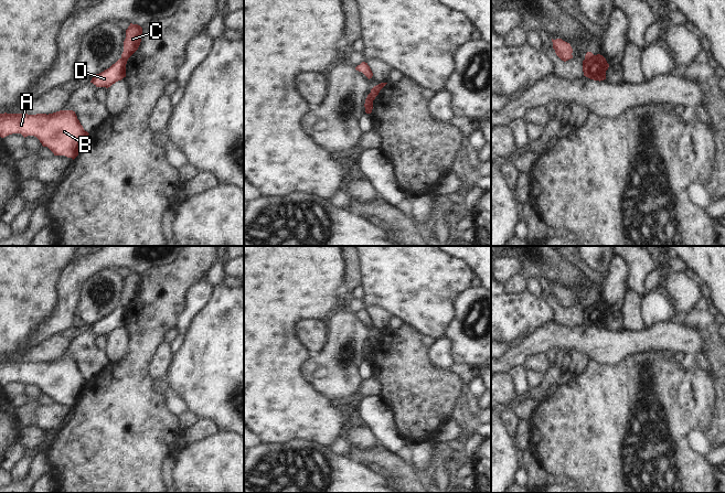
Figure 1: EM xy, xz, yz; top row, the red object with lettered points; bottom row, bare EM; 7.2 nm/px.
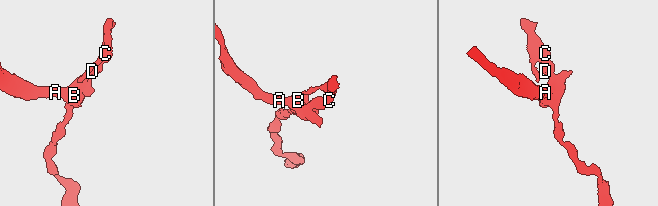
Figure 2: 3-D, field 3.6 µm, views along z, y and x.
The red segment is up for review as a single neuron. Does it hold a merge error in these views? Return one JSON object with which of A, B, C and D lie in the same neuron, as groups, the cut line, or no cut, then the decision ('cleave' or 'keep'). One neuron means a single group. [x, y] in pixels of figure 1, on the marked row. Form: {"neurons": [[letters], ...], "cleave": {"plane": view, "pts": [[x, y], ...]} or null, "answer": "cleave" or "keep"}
{"neurons": [["A", "B", "D"], ["C"]], "cleave": {"plane": "xz", "pts": [[370, 93], [373, 99]]}, "answer": "cleave"}

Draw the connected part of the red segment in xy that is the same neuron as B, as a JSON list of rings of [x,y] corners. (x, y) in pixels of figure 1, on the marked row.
[[[60,110],[53,114],[0,114],[0,137],[21,133],[36,137],[54,156],[73,160],[78,156],[87,136],[75,111]]]

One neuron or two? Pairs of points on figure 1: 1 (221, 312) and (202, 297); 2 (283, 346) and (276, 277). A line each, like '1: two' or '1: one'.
1: two
2: one

